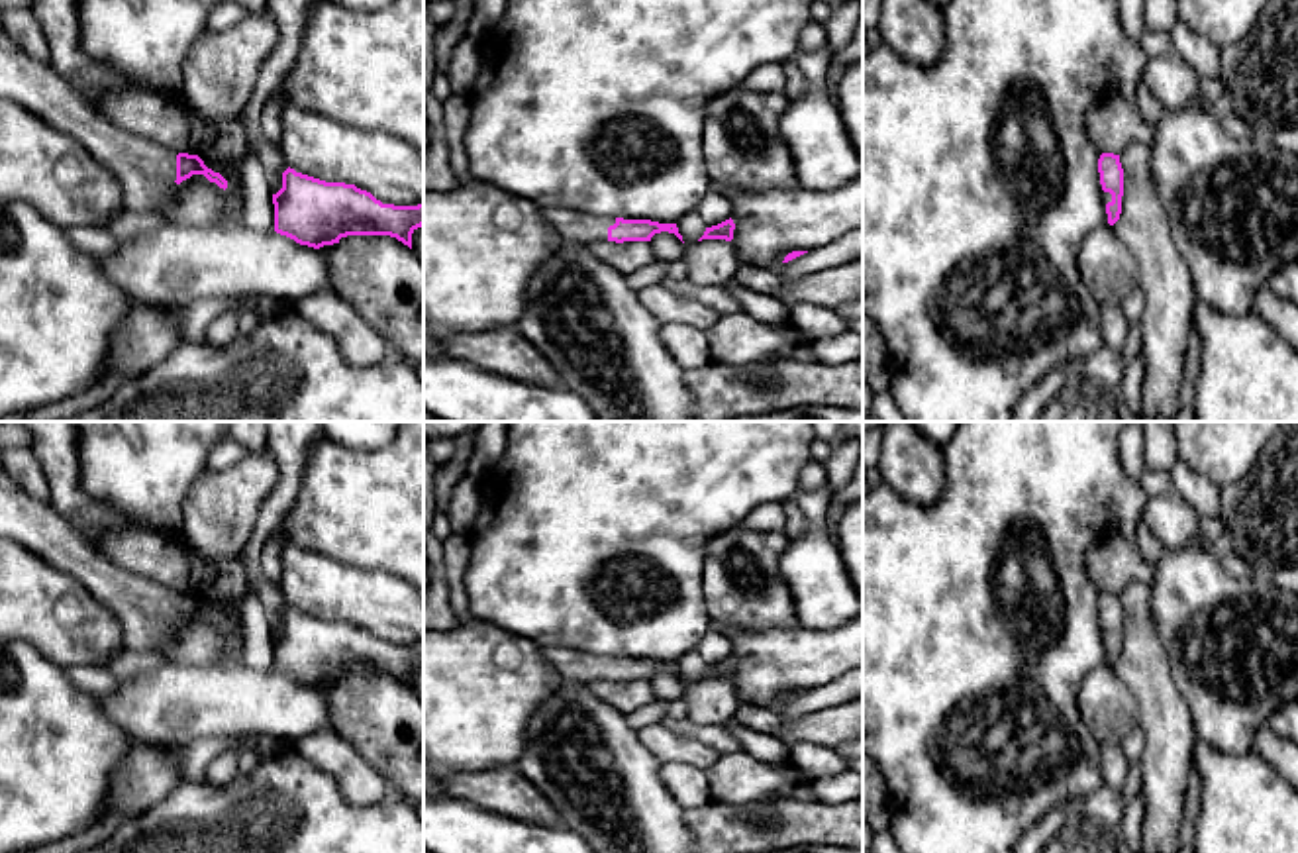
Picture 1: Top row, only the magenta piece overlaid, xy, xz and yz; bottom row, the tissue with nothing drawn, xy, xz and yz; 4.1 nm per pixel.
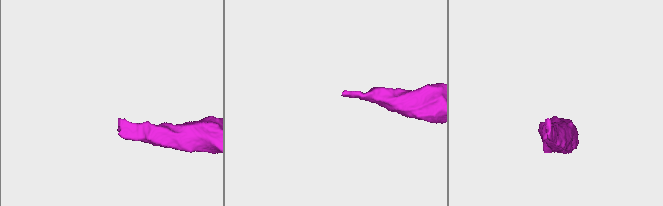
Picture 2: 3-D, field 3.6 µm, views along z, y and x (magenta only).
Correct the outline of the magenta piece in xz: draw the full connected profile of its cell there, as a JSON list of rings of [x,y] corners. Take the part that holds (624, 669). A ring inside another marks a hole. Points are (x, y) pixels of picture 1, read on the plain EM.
[[[565,643],[543,645],[541,655],[567,682],[576,684],[588,684],[592,680],[651,680],[661,671],[674,673],[682,680],[676,663],[594,655],[571,649]]]

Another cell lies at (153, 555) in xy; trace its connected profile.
[[[159,531],[100,535],[102,555],[114,565],[176,592],[198,592],[206,565],[175,537]]]

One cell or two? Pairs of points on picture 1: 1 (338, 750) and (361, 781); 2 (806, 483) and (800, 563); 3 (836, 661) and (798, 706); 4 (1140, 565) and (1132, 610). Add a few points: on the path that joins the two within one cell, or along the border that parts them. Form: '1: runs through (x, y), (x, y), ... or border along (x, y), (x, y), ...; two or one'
1: runs through (338, 757), (353, 773); one
2: border along (826, 483), (800, 493); two
3: border along (842, 675), (808, 691); two
4: border along (1148, 585), (1130, 581), (1118, 593); two

